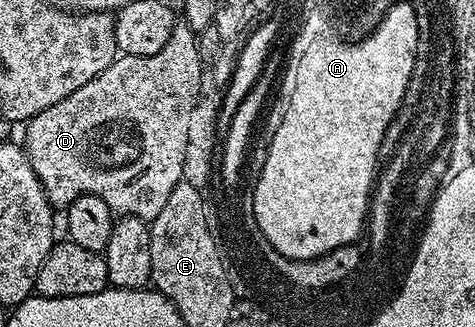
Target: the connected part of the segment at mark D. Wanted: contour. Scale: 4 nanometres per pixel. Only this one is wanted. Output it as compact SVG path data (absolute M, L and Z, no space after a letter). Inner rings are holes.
M178 21L175 22L172 29L172 37L168 37L168 45L164 45L164 49L160 49L160 53L152 53L148 57L122 55L115 58L114 63L108 65L108 69L104 69L104 73L92 77L92 81L88 81L88 85L80 85L80 89L76 89L76 93L64 97L64 101L56 101L56 105L52 105L38 115L31 117L25 124L26 143L24 142L24 150L26 156L30 158L30 164L36 177L46 190L51 207L65 209L70 206L72 201L76 201L76 197L95 195L100 197L100 201L104 201L104 205L108 205L108 209L114 212L115 216L131 215L147 221L158 218L160 209L164 209L164 204L168 202L168 193L172 193L172 189L183 178L185 146L188 133L192 129L190 114L193 113L194 102L197 101L198 94L202 91L202 67L204 67L204 60L198 52L198 35L185 21Z

